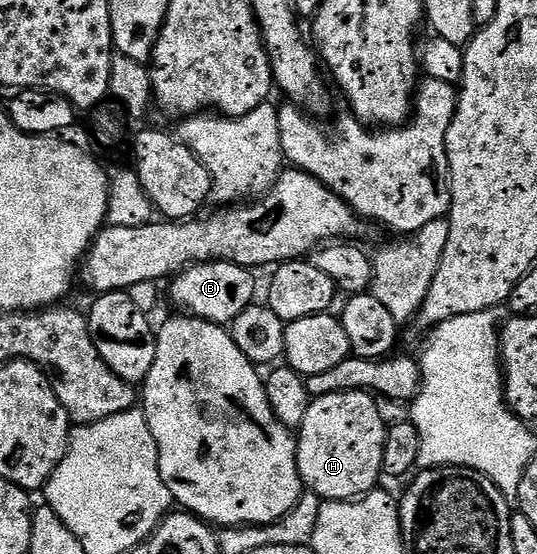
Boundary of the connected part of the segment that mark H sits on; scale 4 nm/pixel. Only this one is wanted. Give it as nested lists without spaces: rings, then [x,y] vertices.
[[[366,390],[338,392],[314,397],[305,410],[303,424],[297,430],[297,466],[306,491],[315,492],[320,501],[357,500],[368,492],[376,491],[378,484],[375,483],[383,476],[385,438],[389,427],[388,421],[383,421],[383,416],[379,413],[378,402],[380,403]]]

